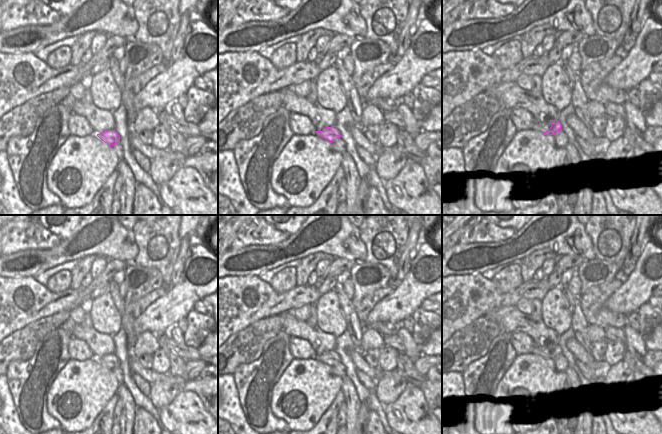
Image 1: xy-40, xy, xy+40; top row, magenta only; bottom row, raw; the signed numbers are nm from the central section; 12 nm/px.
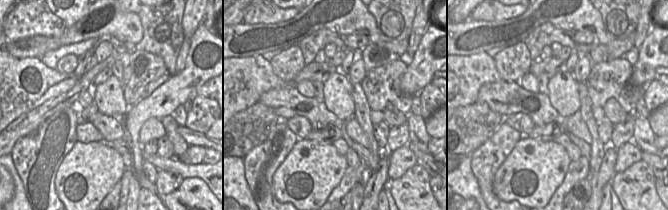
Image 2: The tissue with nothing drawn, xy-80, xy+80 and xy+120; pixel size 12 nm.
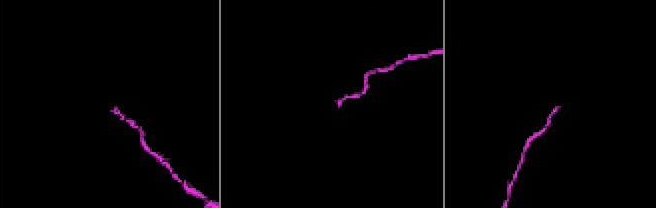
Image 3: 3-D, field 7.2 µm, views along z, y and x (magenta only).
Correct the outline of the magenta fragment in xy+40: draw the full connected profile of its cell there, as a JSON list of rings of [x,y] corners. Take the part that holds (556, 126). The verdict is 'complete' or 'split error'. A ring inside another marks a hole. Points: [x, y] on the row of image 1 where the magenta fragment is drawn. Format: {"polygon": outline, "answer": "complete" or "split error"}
{"polygon": [[[545,120],[541,123],[534,123],[531,128],[532,130],[542,132],[546,135],[554,135],[557,132],[561,131],[561,124],[559,120]]], "answer": "split error"}

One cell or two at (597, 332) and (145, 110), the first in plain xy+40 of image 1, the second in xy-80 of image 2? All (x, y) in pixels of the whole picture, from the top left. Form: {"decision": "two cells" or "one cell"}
{"decision": "two cells"}

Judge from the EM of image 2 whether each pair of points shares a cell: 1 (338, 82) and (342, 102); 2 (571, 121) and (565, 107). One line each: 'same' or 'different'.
1: same
2: different

